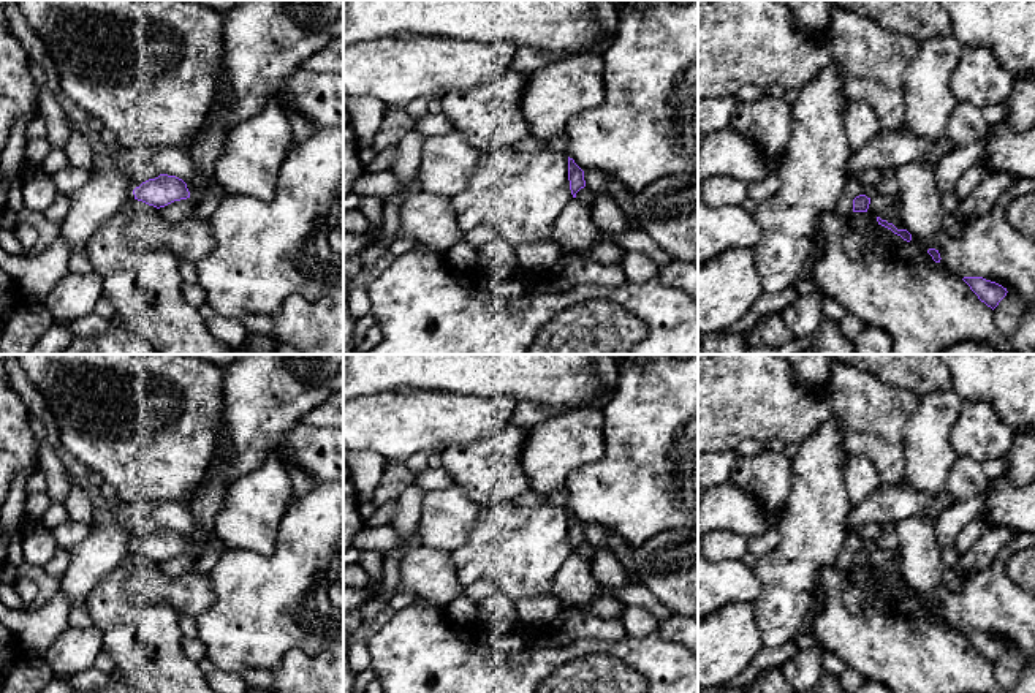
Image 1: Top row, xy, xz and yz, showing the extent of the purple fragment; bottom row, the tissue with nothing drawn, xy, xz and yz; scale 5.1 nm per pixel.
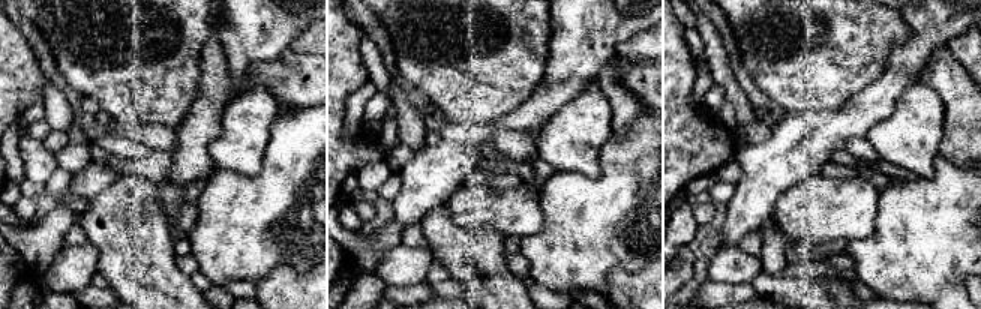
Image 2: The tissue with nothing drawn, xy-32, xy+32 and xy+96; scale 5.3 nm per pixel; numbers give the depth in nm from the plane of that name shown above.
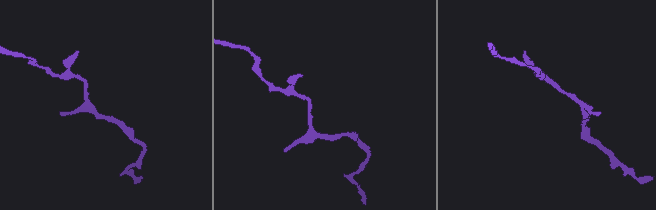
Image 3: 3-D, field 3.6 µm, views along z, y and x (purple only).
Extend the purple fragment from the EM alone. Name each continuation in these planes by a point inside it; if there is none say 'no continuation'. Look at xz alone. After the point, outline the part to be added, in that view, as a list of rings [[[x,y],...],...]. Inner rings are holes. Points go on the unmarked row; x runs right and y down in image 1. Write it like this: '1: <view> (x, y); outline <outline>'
no continuation

